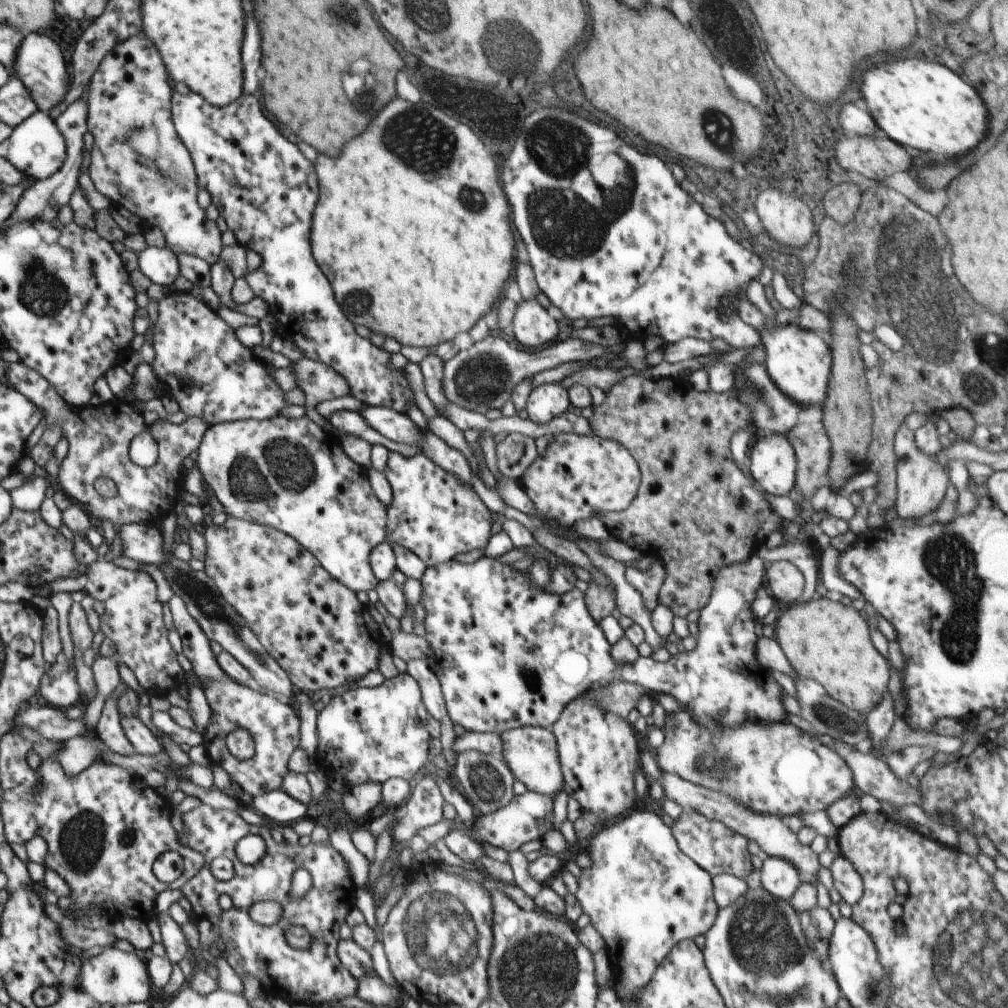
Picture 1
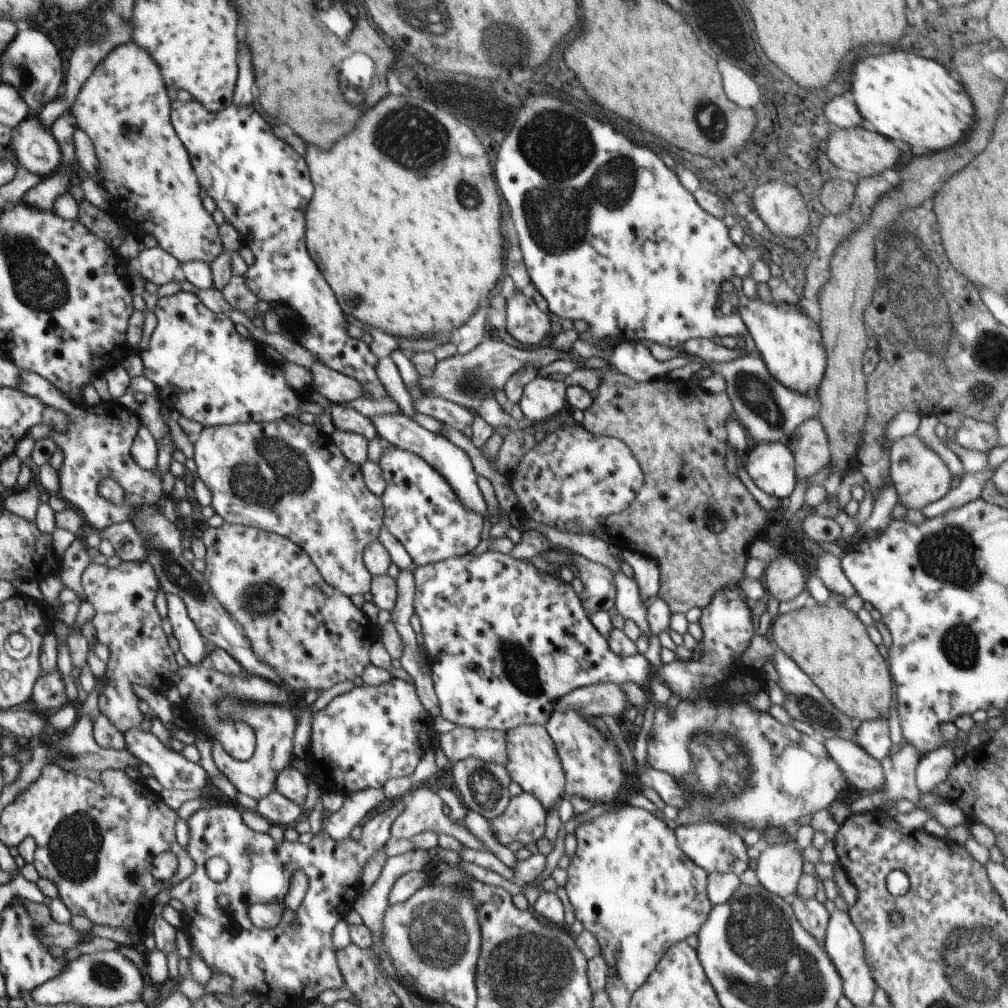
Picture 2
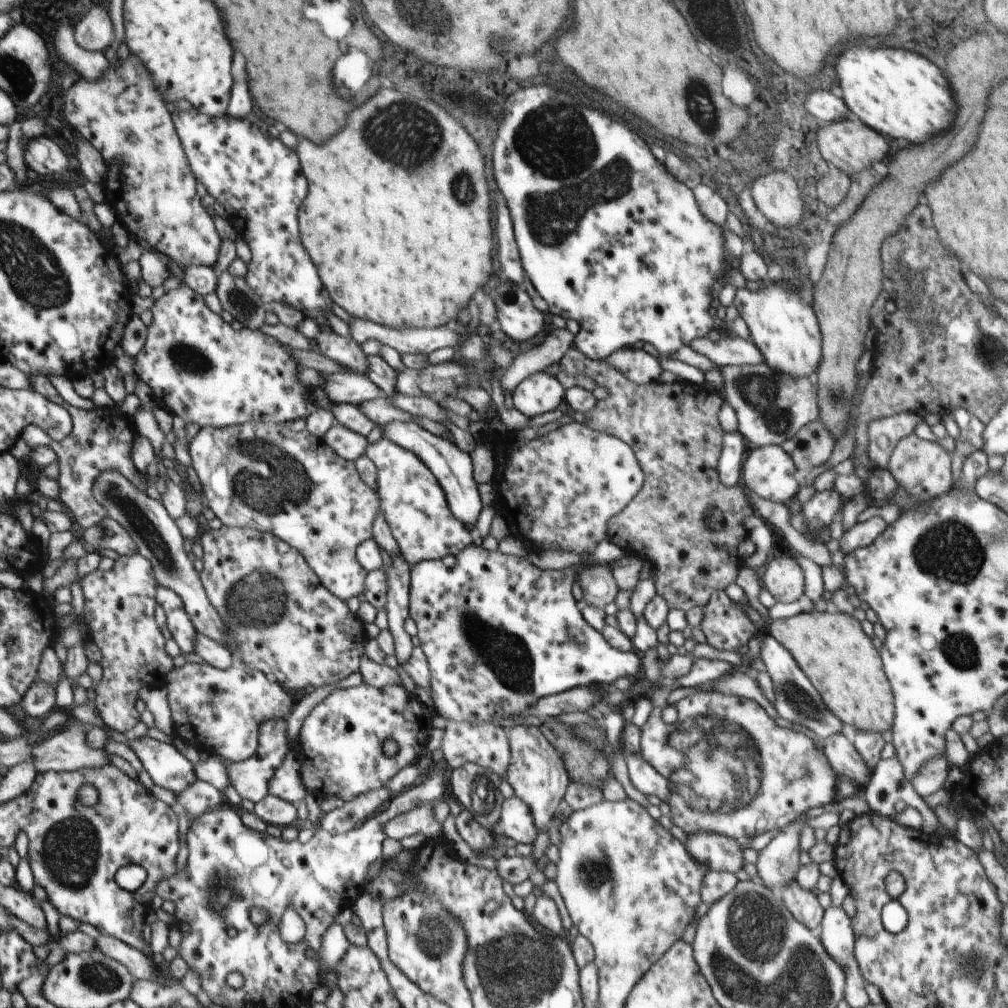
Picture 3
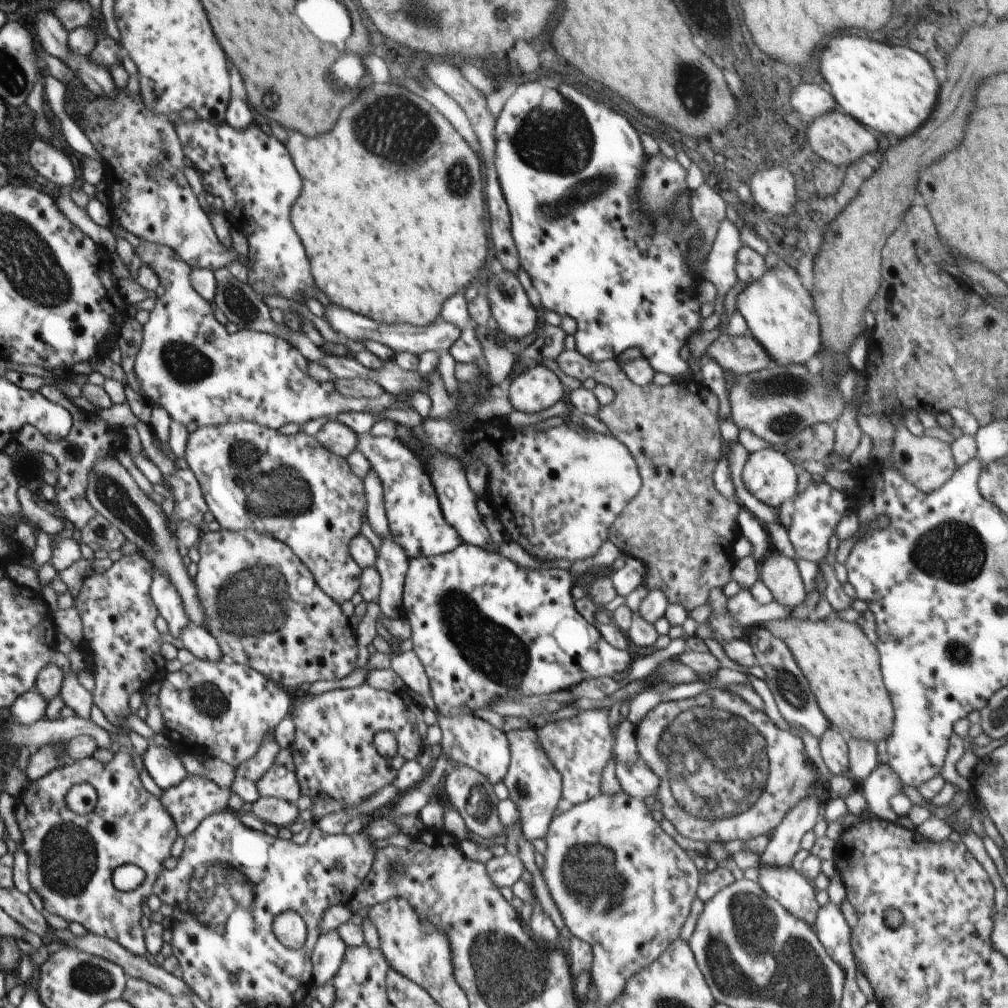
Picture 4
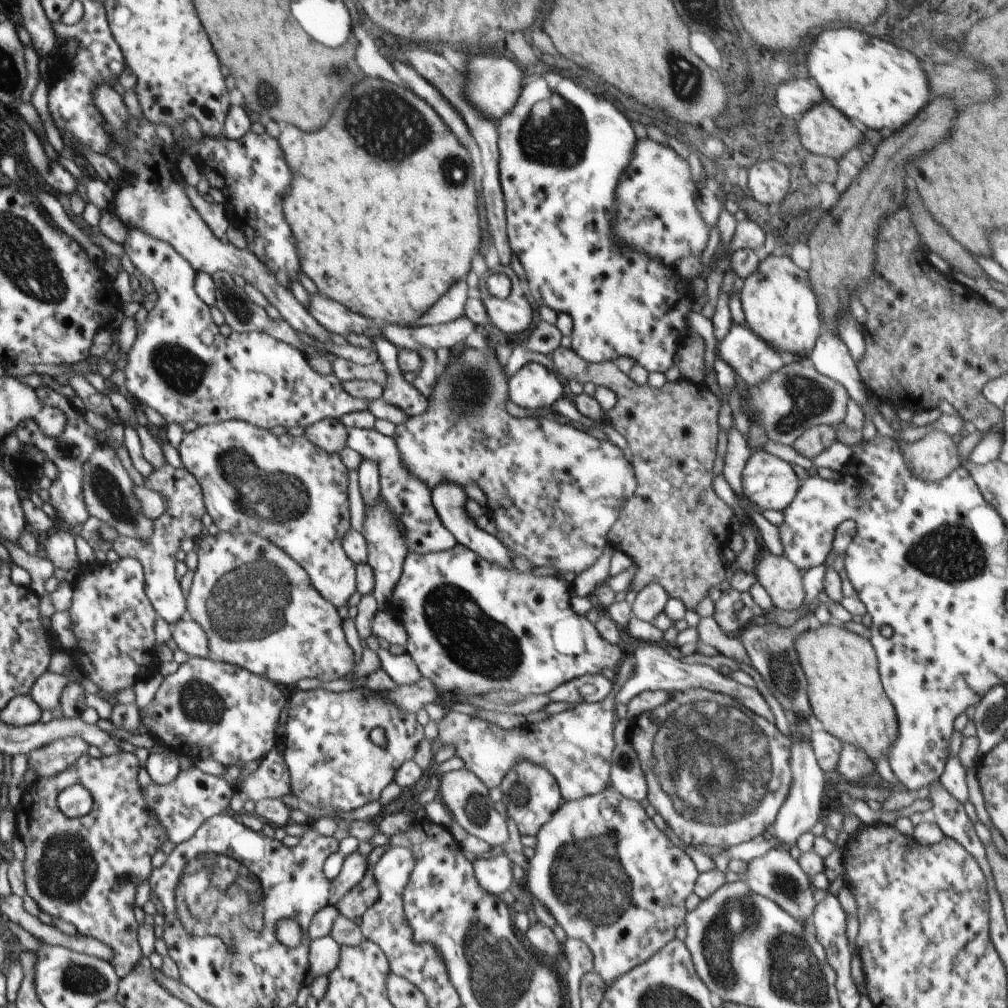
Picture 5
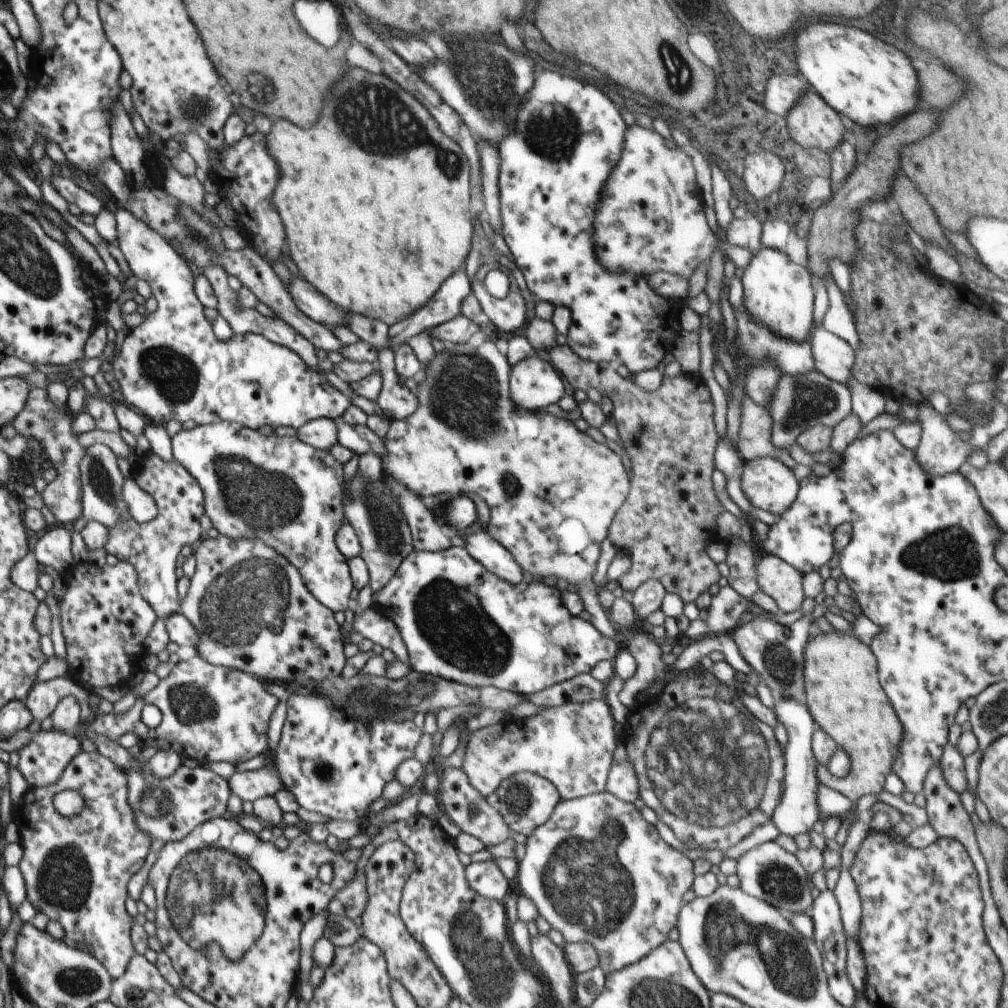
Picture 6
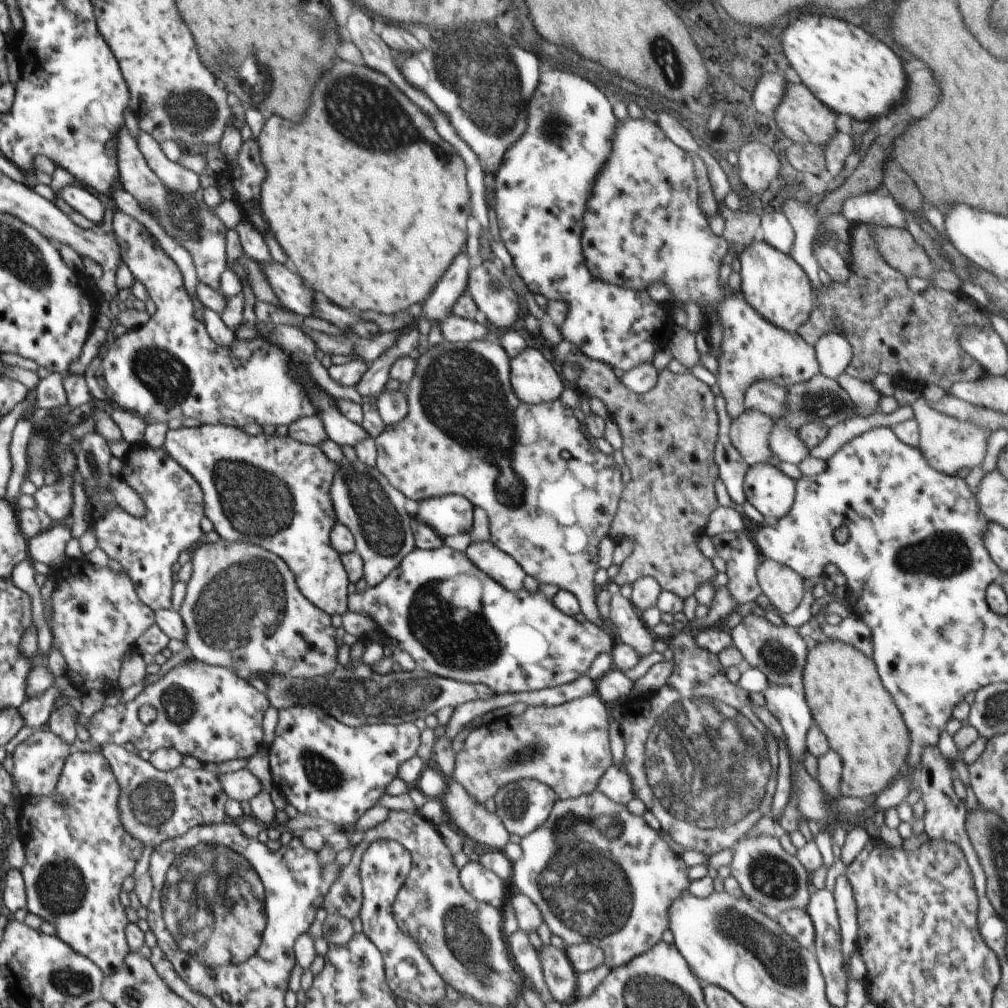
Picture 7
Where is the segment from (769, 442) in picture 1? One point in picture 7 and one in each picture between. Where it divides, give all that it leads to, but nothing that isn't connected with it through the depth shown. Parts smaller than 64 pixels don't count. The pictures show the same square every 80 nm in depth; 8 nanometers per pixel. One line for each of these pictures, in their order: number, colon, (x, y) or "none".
2: (771, 465)
3: (769, 471)
4: (770, 475)
5: (768, 481)
6: (770, 485)
7: (772, 493)

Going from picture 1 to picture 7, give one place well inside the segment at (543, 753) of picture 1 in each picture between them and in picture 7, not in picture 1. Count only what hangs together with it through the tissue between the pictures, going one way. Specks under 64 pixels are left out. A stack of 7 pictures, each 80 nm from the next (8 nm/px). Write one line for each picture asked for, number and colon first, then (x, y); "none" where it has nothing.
2: (533, 762)
3: (536, 772)
4: (534, 783)
5: (531, 794)
6: (527, 801)
7: (523, 805)

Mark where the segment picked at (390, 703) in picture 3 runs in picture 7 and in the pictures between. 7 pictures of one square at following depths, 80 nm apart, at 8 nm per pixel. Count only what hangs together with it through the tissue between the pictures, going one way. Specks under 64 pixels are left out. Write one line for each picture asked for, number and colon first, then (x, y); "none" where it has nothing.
4: (334, 754)
5: (332, 762)
6: (336, 766)
7: (325, 769)

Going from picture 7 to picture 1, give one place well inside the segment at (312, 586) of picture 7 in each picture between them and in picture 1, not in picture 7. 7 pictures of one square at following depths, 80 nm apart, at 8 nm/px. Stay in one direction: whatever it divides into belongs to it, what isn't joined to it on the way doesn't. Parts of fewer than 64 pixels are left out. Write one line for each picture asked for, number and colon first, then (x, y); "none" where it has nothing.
1: (289, 474)
2: (286, 477)
3: (268, 477)
4: (252, 477)
5: (285, 488)
6: (278, 489)

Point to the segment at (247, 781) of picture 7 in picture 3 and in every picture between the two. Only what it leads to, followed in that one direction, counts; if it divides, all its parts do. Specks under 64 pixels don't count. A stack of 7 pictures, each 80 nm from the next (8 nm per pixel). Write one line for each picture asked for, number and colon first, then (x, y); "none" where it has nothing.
3: (287, 783)
4: (280, 781)
5: (271, 780)
6: (249, 786)

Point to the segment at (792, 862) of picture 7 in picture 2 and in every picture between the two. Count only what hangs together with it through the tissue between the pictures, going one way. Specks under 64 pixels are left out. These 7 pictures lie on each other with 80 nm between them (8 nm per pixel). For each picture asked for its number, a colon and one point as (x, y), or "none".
2: (812, 915)
3: (803, 904)
4: (797, 895)
5: (777, 876)
6: (768, 872)

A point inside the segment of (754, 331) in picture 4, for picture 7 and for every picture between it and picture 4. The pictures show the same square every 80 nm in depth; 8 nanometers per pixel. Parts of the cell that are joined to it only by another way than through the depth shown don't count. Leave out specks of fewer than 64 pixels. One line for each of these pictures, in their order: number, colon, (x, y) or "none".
5: (780, 306)
6: (776, 291)
7: (772, 282)

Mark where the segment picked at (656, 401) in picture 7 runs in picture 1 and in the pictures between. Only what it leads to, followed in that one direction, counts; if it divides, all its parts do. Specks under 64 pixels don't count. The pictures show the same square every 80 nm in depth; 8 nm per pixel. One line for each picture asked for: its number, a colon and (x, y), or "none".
1: (695, 509)
2: (693, 516)
3: (684, 520)
4: (679, 525)
5: (674, 526)
6: (667, 520)

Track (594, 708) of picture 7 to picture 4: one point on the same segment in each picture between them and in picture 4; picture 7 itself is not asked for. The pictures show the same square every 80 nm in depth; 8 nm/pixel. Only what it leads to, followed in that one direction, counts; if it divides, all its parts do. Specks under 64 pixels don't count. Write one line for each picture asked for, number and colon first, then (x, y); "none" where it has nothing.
4: (580, 747)
5: (576, 746)
6: (573, 745)

